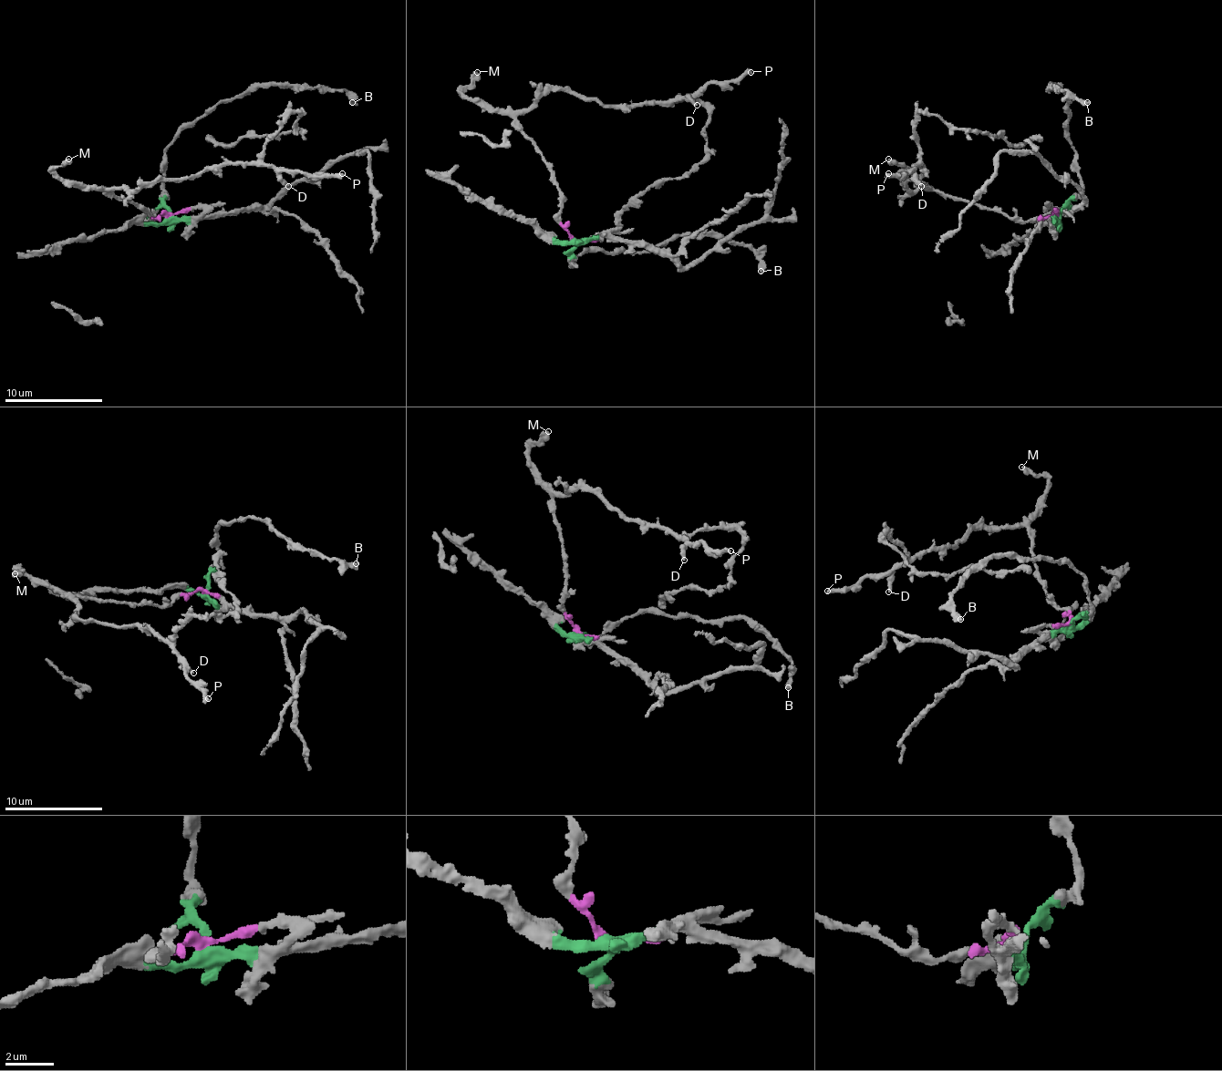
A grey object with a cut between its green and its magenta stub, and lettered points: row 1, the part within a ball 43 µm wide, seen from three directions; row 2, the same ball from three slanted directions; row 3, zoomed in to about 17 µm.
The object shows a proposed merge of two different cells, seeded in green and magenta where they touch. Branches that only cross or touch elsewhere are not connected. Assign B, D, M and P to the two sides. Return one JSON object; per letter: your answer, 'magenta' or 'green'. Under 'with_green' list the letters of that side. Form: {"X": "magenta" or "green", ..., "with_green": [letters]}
{"B": "green", "D": "magenta", "M": "magenta", "P": "magenta", "with_green": ["B"]}

